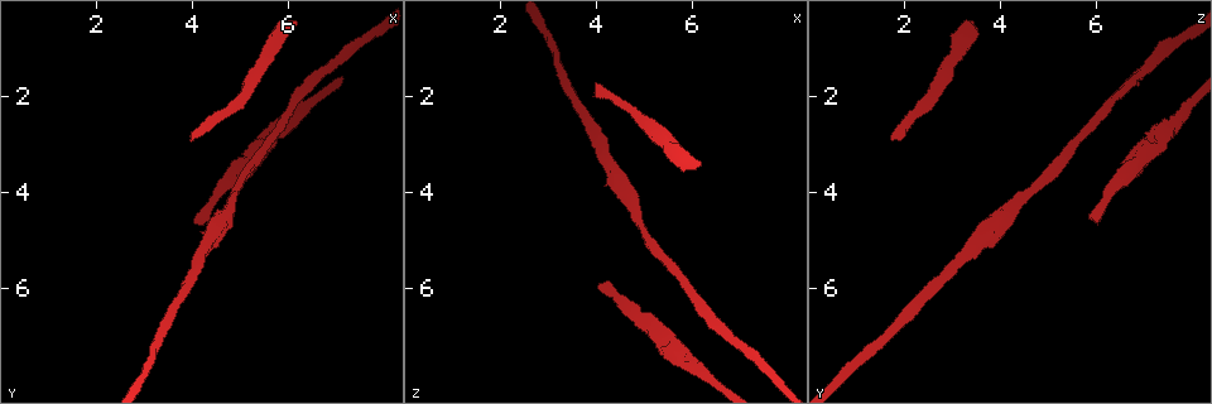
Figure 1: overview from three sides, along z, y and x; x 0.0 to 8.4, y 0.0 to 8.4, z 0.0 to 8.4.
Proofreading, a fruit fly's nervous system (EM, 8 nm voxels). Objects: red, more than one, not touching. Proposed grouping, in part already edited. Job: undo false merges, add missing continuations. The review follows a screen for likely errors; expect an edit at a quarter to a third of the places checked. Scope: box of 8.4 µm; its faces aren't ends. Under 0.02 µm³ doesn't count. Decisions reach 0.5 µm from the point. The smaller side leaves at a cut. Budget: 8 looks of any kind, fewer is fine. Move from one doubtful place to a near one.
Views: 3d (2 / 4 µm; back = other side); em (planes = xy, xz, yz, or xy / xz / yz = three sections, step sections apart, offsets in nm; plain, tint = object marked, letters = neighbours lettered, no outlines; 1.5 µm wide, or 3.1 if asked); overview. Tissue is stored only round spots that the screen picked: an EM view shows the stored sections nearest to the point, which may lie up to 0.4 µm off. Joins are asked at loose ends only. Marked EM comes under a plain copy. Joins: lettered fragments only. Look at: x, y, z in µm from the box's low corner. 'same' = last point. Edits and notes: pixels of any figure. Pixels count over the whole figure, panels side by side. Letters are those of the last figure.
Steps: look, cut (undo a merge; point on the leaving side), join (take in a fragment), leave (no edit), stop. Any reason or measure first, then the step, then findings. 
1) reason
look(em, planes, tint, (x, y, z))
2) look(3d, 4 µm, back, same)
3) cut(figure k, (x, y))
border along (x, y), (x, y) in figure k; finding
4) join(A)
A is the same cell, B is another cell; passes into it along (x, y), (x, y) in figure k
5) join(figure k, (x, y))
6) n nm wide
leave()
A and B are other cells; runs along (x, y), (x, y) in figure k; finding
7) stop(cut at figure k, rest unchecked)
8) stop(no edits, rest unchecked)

free end
look(3d, 4 µm, back, (4.10, 4.60, 6.00))

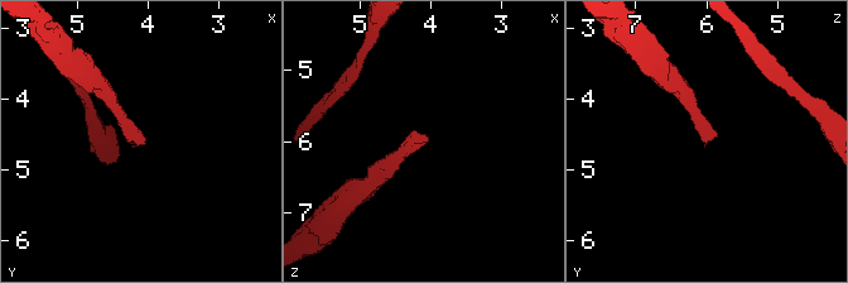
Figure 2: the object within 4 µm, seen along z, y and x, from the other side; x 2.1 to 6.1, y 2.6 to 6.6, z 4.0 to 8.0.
look(em, planes, letters, (4.05, 4.60, 6.00))

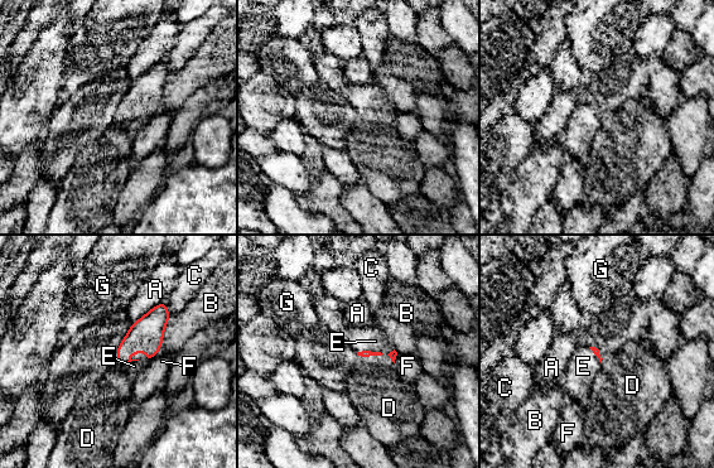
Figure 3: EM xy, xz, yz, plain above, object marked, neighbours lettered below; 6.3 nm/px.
join(E)
E is the same cell, A, B, C, D, F and G are other cells; passes into it along (365, 353), (370, 351), (360, 338) in figure 3; the neuron continues

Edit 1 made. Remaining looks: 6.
look(overview)

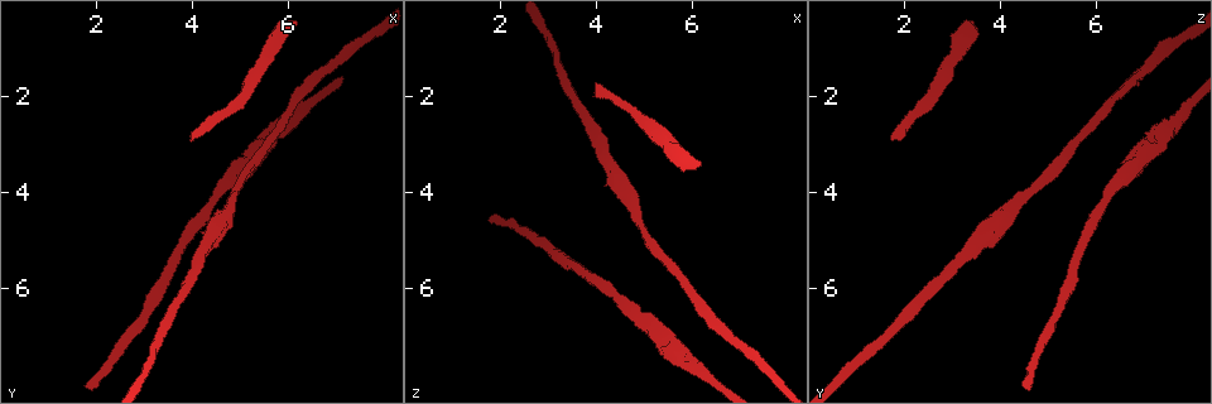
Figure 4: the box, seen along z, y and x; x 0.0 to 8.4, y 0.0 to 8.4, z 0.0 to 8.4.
end of a long branch
look(em, planes, tint, (3.95, 2.85, 1.95))

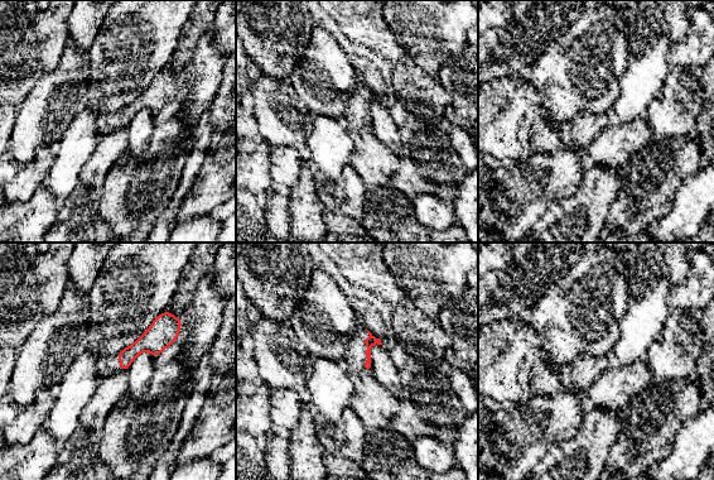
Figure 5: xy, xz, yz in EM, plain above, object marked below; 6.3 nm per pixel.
look(em, planes, letters, same)

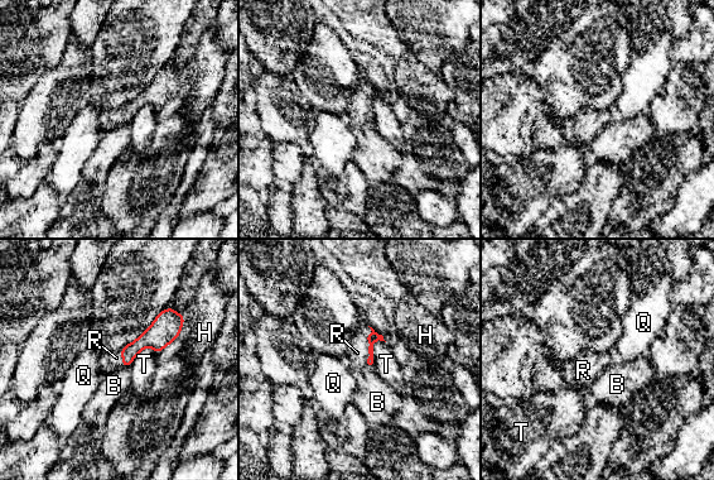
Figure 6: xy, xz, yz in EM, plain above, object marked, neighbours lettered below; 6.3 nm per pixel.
join(R)
R is the same cell, B, H, Q and T are other cells; passes into it along (374, 335), (368, 346), (357, 353) in figure 6; the neuron continues

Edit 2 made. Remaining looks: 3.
stop(join at figure 3, join at figure 6, rest unchecked)

